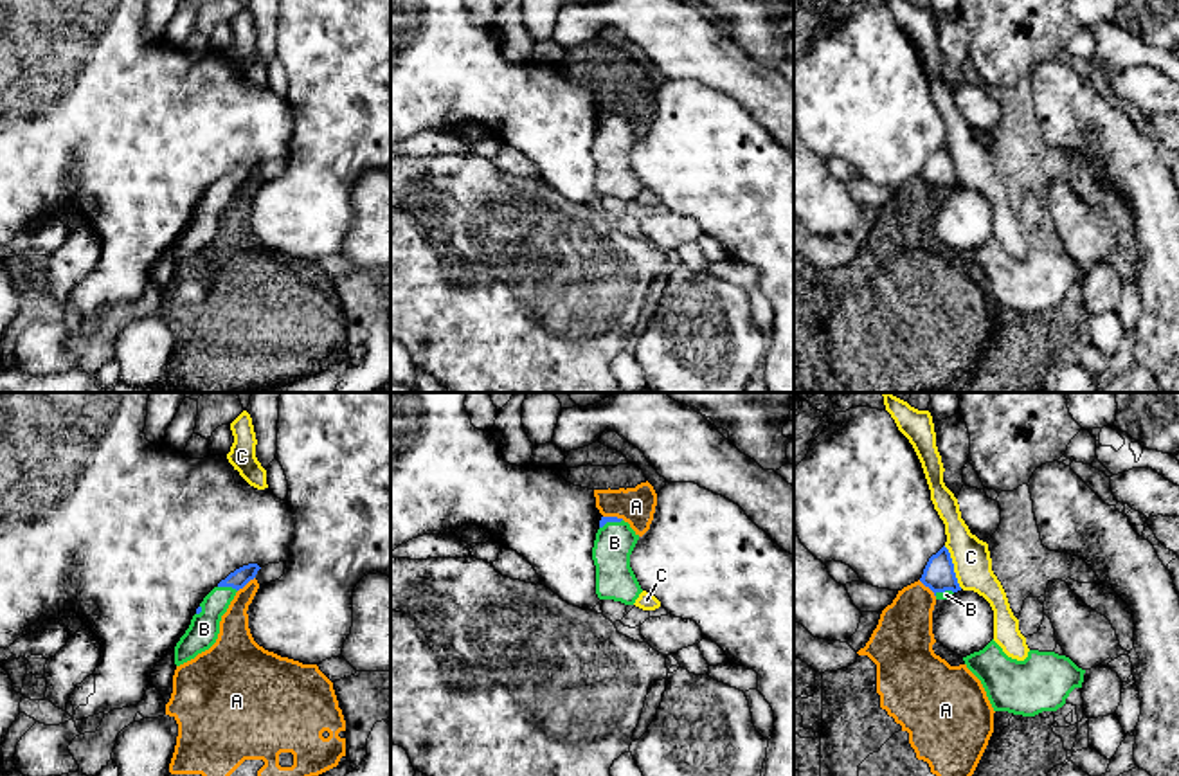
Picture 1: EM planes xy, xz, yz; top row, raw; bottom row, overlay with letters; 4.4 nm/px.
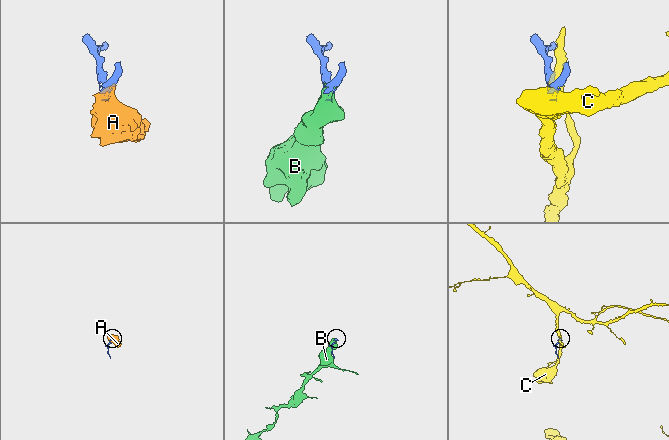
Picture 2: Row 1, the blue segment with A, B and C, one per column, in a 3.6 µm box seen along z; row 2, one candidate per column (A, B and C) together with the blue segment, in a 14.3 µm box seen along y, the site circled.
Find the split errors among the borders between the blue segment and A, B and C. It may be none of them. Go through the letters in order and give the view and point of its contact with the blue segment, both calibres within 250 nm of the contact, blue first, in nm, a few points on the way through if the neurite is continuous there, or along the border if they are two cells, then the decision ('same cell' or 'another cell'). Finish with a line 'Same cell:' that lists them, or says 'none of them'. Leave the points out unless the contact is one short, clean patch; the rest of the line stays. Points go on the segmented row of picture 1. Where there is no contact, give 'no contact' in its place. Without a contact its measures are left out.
A: yz (927, 586) | 140/260 nm | along yz (918, 580), (935, 596) | another cell
B: xy (227, 586) | 80/140 nm | same cell
C: yz (953, 568) | 140/170 nm | another cell
Same cell: B

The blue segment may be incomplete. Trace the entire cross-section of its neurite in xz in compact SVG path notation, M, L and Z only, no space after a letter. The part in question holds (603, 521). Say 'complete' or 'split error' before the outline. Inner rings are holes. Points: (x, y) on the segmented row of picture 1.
split error; M601 517L592 547L596 594L599 600L634 605L643 592L630 567L630 555L637 540L639 535L623 519Z

